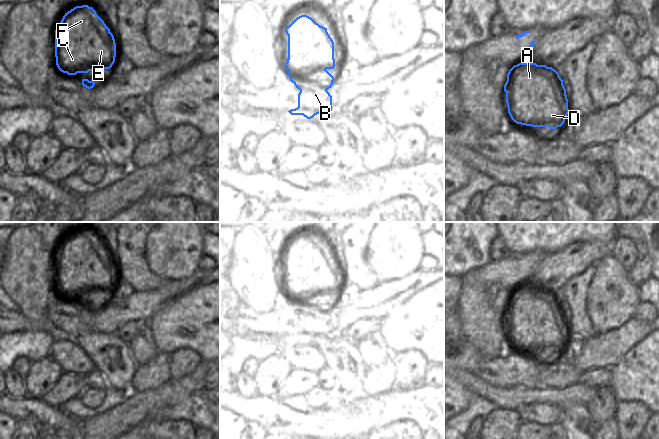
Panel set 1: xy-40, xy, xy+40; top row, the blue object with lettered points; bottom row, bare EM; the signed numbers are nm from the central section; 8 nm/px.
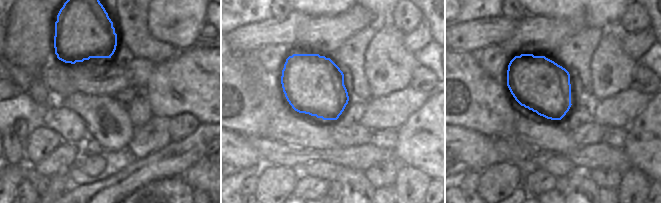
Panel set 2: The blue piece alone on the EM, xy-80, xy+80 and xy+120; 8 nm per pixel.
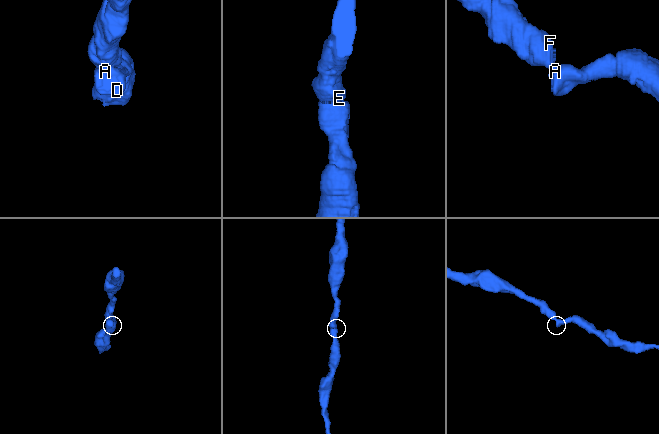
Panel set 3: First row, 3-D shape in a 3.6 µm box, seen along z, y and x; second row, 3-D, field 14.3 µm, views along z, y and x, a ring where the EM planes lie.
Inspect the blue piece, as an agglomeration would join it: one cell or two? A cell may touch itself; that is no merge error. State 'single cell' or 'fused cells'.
single cell

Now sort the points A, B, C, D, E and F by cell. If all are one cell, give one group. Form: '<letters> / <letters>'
A B C D E F

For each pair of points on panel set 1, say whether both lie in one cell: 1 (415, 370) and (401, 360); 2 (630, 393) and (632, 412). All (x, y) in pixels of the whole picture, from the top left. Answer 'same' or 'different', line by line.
1: same
2: different

